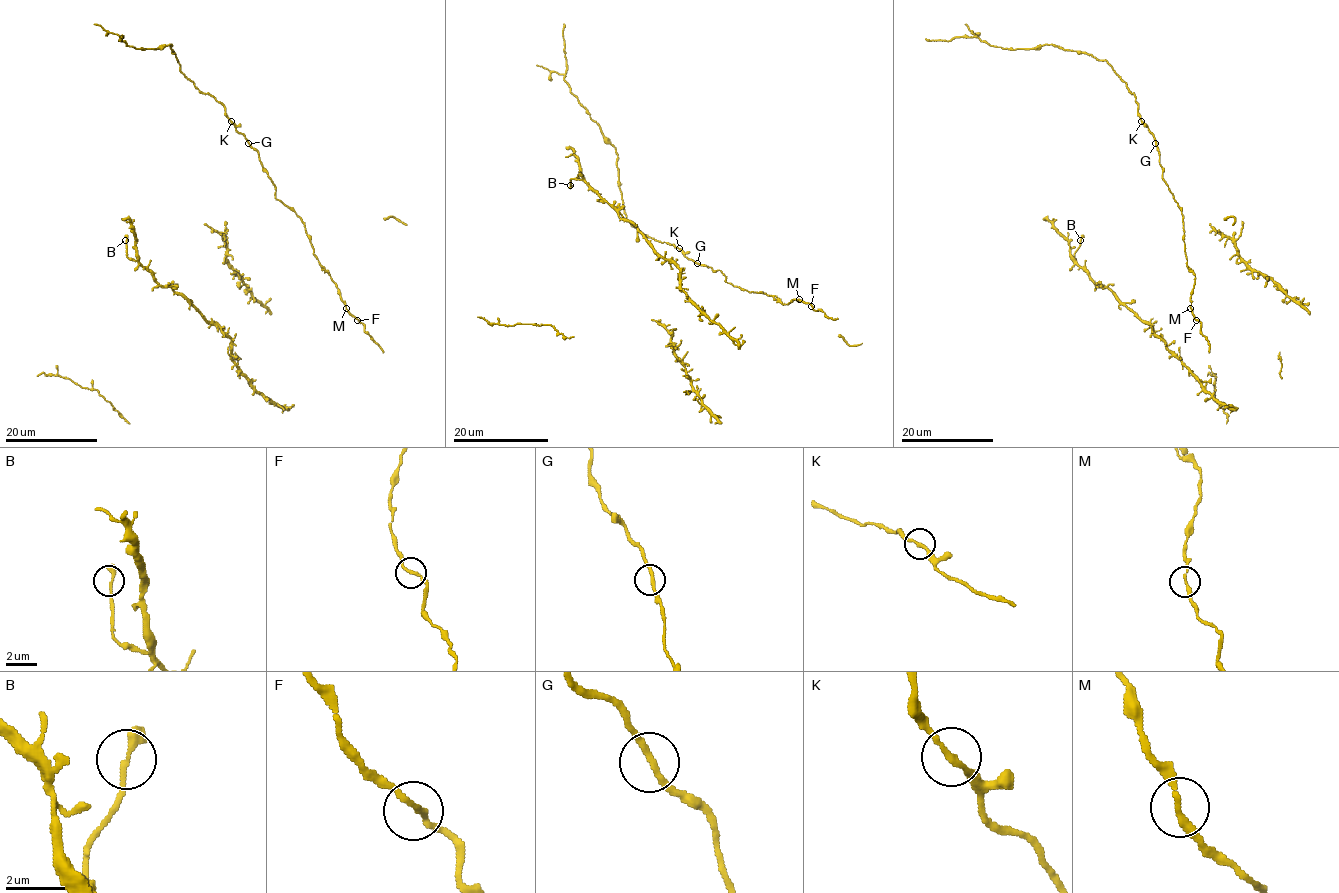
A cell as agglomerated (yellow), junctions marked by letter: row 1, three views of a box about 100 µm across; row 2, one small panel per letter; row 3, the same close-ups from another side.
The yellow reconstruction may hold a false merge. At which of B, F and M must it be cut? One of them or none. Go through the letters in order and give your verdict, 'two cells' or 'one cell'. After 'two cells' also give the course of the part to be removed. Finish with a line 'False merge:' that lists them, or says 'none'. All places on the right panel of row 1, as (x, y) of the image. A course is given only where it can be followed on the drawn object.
B: one cell
F: one cell
M: one cell
False merge: none

